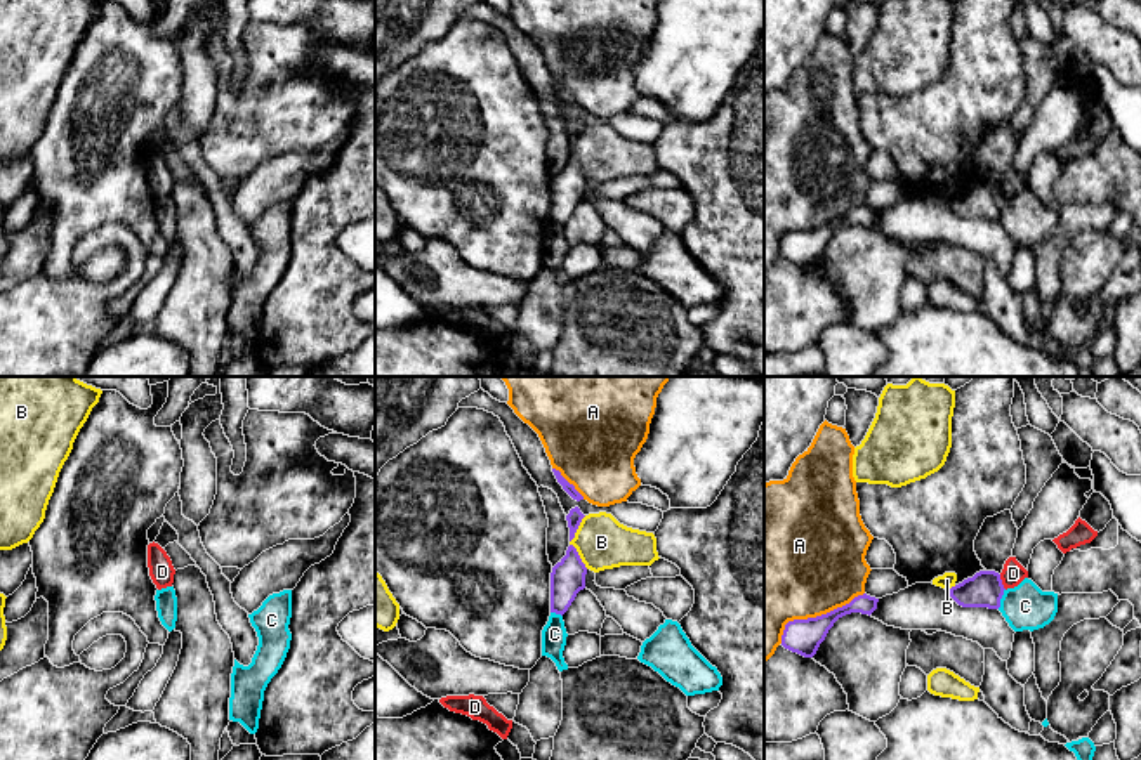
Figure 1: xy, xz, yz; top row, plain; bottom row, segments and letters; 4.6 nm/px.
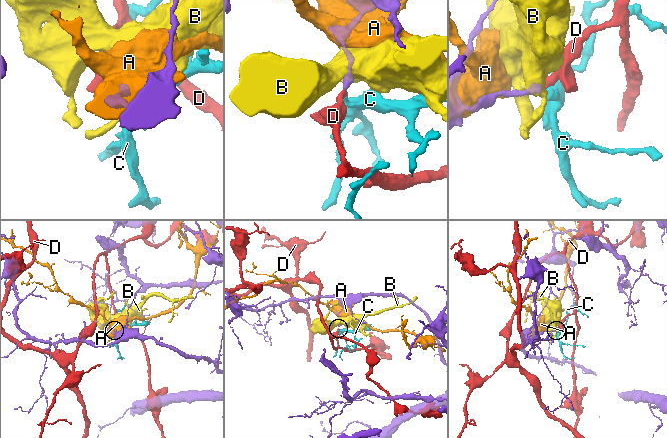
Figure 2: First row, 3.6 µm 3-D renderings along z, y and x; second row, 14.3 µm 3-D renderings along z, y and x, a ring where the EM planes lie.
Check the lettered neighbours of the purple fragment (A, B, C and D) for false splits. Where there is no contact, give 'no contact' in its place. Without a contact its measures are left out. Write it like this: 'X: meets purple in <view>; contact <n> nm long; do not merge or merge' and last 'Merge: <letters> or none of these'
A: meets purple in yz; contact 460 nm long; do not merge
B: meets purple in xz; contact 240 nm long; do not merge
C: meets purple in yz; contact 100 nm long; do not merge
D: meets purple in yz; contact 80 nm long; do not merge
Merge: none of these

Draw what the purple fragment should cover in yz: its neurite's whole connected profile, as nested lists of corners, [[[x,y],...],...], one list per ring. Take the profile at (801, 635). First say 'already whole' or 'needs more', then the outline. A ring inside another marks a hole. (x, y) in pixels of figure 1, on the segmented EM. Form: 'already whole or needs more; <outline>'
already whole; [[[863,593],[854,597],[849,604],[837,607],[827,614],[788,621],[782,635],[782,645],[804,658],[813,658],[820,644],[825,640],[828,630],[839,618],[851,613],[870,616],[877,609],[877,602],[879,599]]]

